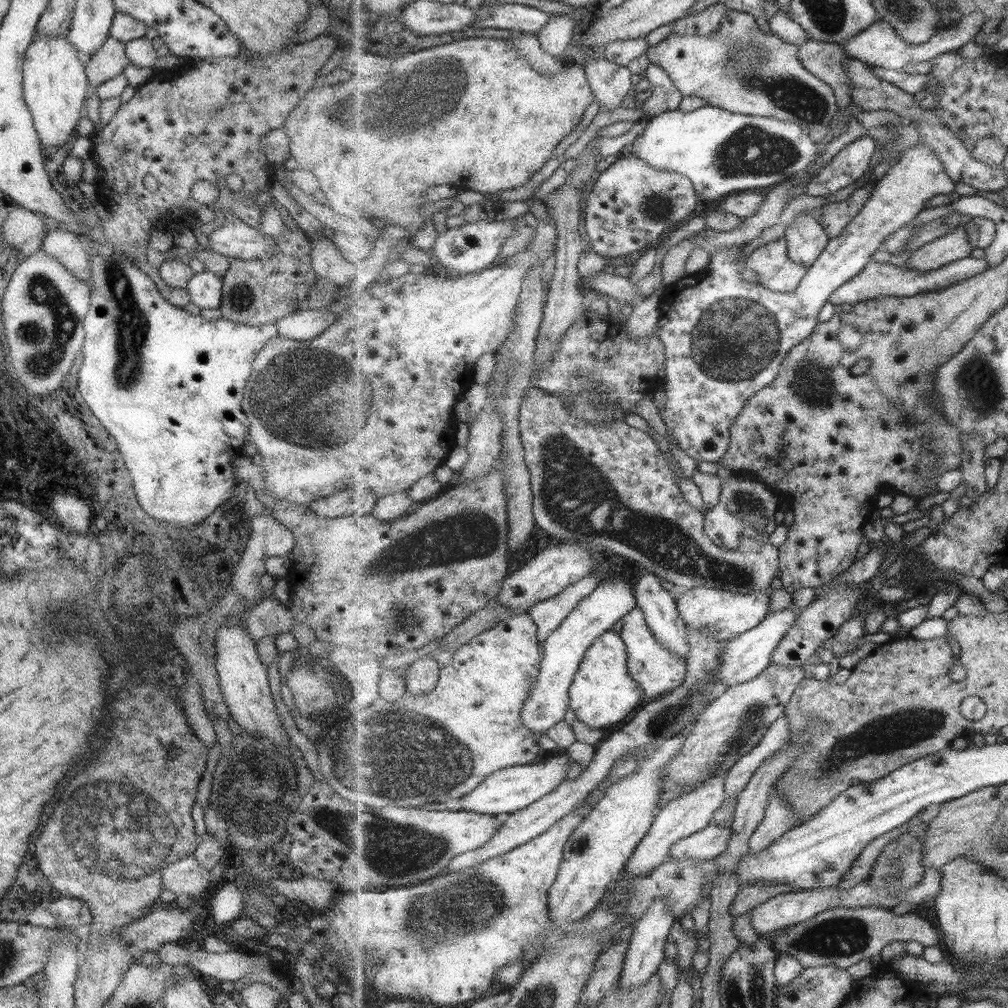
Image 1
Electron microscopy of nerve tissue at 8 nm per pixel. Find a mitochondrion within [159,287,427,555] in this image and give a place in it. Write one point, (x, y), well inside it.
(283, 391)

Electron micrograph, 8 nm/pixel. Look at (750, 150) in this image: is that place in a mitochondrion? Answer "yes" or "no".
yes

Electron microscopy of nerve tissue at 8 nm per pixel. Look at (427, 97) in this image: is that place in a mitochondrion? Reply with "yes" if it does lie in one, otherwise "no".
yes

